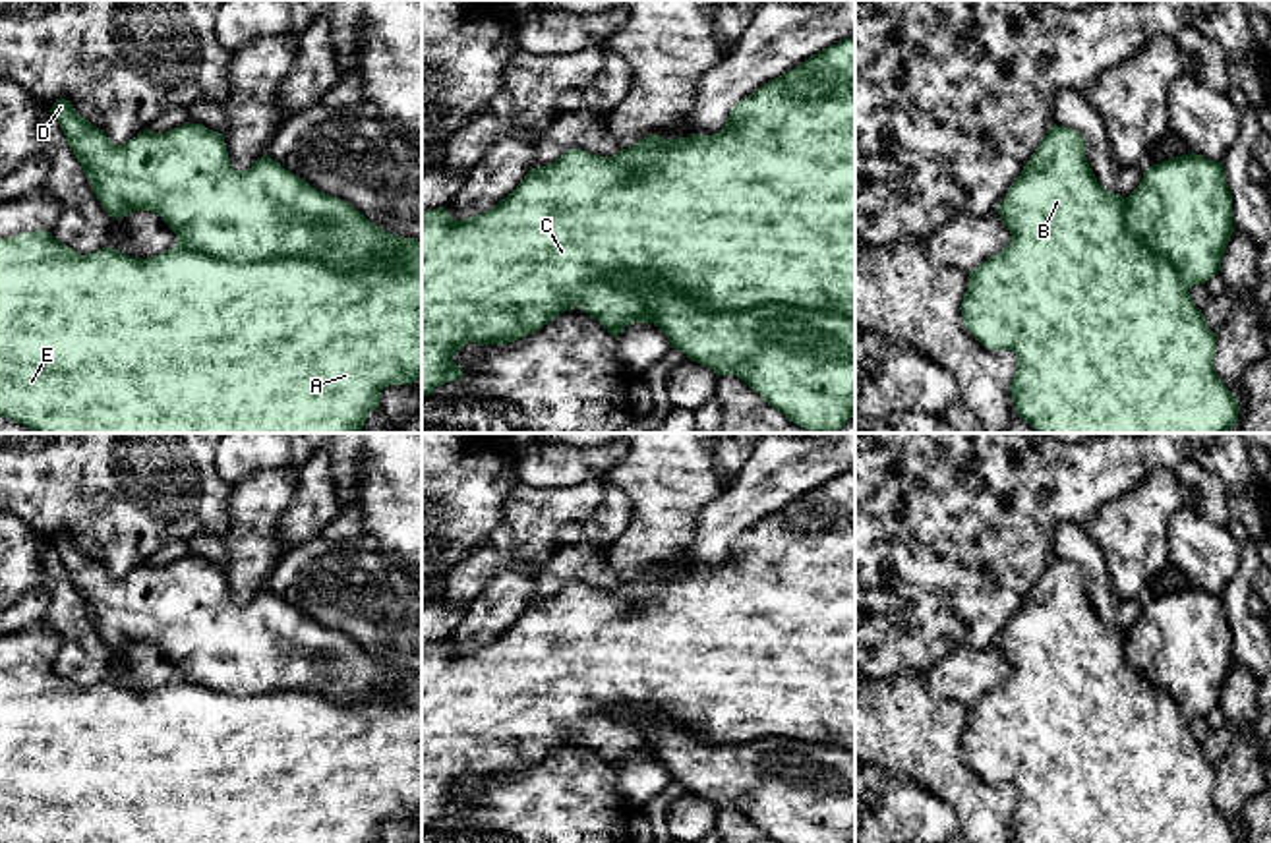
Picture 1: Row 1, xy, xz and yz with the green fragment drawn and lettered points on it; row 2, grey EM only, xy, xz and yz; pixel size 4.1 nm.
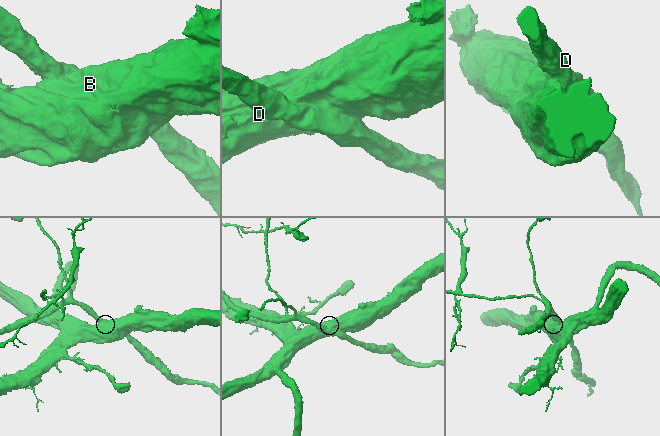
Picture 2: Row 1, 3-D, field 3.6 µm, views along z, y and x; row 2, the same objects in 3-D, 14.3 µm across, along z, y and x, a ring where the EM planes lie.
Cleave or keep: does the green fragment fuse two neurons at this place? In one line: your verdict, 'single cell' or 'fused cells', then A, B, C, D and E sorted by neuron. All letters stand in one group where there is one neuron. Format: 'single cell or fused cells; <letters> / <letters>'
fused cells; A B C E / D

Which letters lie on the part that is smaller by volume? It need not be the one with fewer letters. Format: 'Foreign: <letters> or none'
Foreign: D

